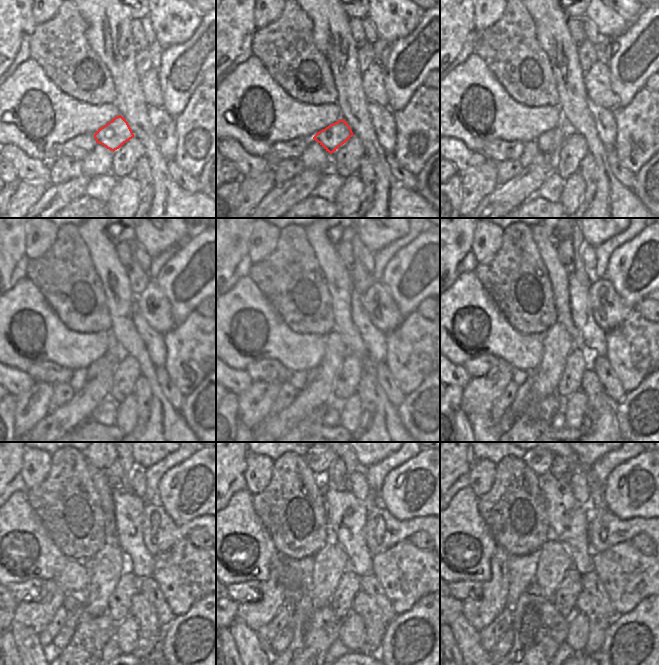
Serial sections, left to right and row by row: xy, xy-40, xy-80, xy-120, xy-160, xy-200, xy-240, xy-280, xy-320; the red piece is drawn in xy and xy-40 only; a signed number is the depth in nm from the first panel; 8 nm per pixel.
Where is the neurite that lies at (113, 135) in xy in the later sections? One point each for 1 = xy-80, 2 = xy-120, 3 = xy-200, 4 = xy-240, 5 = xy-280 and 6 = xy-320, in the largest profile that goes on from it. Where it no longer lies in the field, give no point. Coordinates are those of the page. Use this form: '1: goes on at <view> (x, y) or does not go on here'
1: goes on at xy-80 (550, 141)
2: goes on at xy-120 (97, 366)
3: goes on at xy-200 (516, 407)
4: goes on at xy-240 (65, 634)
5: goes on at xy-280 (281, 642)
6: goes on at xy-320 (504, 645)

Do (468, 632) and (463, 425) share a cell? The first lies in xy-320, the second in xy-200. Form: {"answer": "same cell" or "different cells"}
{"answer": "different cells"}

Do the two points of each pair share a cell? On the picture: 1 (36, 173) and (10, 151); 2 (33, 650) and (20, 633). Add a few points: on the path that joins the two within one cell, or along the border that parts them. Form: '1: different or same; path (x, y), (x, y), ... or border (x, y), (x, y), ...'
1: same; path (30, 167), (25, 166), (16, 157)
2: same; path (29, 646), (24, 637)

